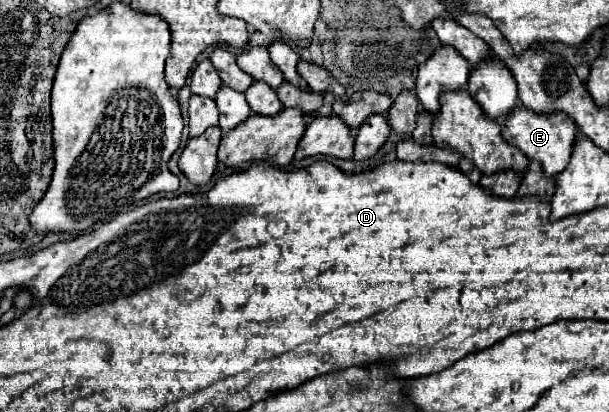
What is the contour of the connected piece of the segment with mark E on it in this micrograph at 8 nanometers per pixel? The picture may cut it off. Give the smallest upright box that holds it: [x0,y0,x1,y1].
[502,104,576,178]

